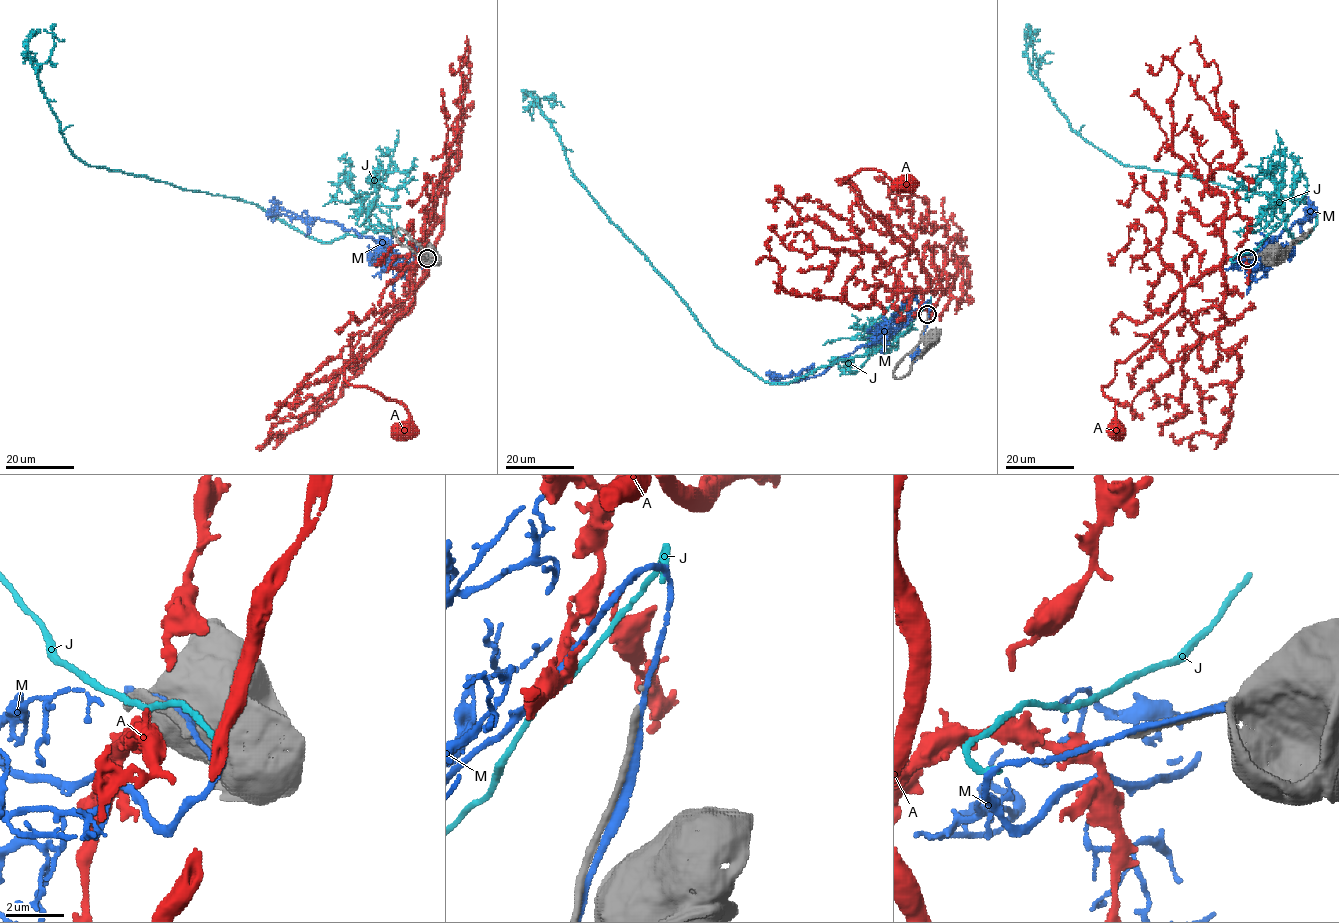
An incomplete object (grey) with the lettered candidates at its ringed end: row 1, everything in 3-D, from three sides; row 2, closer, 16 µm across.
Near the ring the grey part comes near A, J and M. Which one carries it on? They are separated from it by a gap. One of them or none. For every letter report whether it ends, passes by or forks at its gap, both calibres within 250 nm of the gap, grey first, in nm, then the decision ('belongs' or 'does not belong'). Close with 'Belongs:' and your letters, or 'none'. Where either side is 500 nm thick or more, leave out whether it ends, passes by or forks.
A: it passes by | 110/340 nm | does not belong
J: it passes by | 110/170 nm | does not belong
M: it passes by | 110/170 nm | does not belong
Belongs: none

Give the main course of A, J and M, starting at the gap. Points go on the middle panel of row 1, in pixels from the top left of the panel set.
A: (920, 313), (927, 270), (871, 211), (857, 190), (844, 181), (863, 169), (876, 169), (897, 183), (906, 184)
J: (923, 309), (873, 353), (765, 382), (718, 347), (612, 222), (526, 93), (532, 107)
M: (927, 314), (926, 329), (915, 354)

